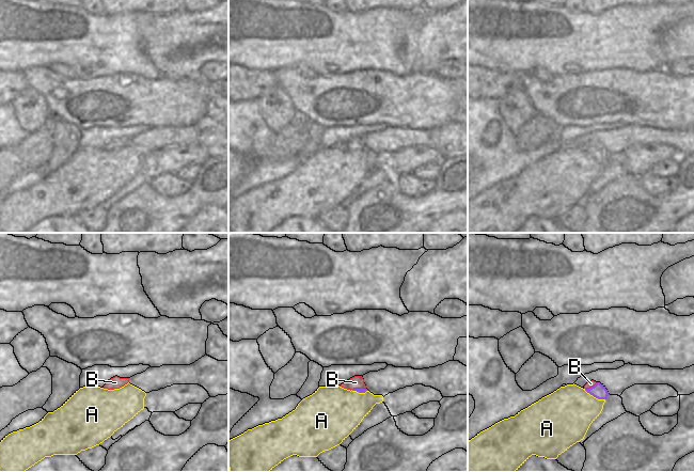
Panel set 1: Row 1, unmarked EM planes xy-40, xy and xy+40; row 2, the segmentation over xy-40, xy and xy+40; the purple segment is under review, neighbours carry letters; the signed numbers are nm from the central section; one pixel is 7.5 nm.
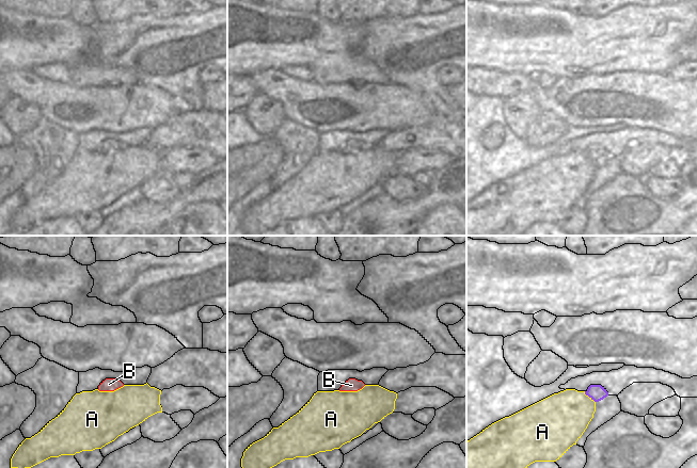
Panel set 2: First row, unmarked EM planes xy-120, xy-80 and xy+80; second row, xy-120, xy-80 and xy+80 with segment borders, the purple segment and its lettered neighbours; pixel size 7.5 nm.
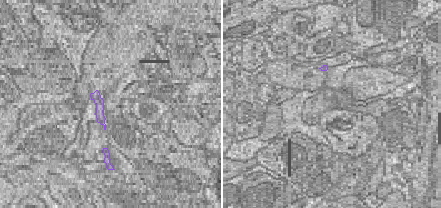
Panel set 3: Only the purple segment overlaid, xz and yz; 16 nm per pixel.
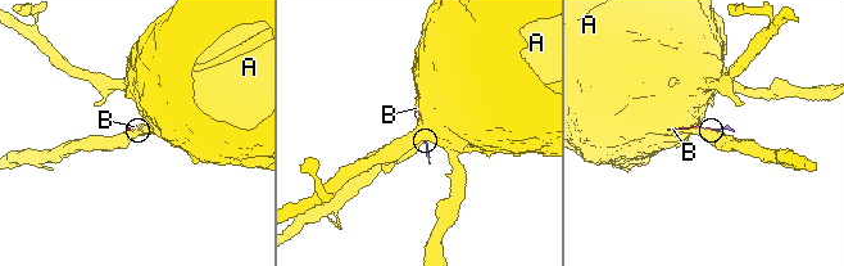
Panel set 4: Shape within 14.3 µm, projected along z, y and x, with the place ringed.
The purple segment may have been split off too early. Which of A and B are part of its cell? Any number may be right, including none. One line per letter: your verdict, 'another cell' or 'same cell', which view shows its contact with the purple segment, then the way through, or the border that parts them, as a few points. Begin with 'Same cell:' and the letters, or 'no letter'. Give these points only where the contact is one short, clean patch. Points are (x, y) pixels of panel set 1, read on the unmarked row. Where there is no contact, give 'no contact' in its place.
Same cell: B
A: another cell; meets purple in xy+40; border along xy+40 (584, 150), (594, 157), (604, 160)
B: same cell; meets purple in xy; runs through xy (358, 151), (359, 150), (356, 143)

